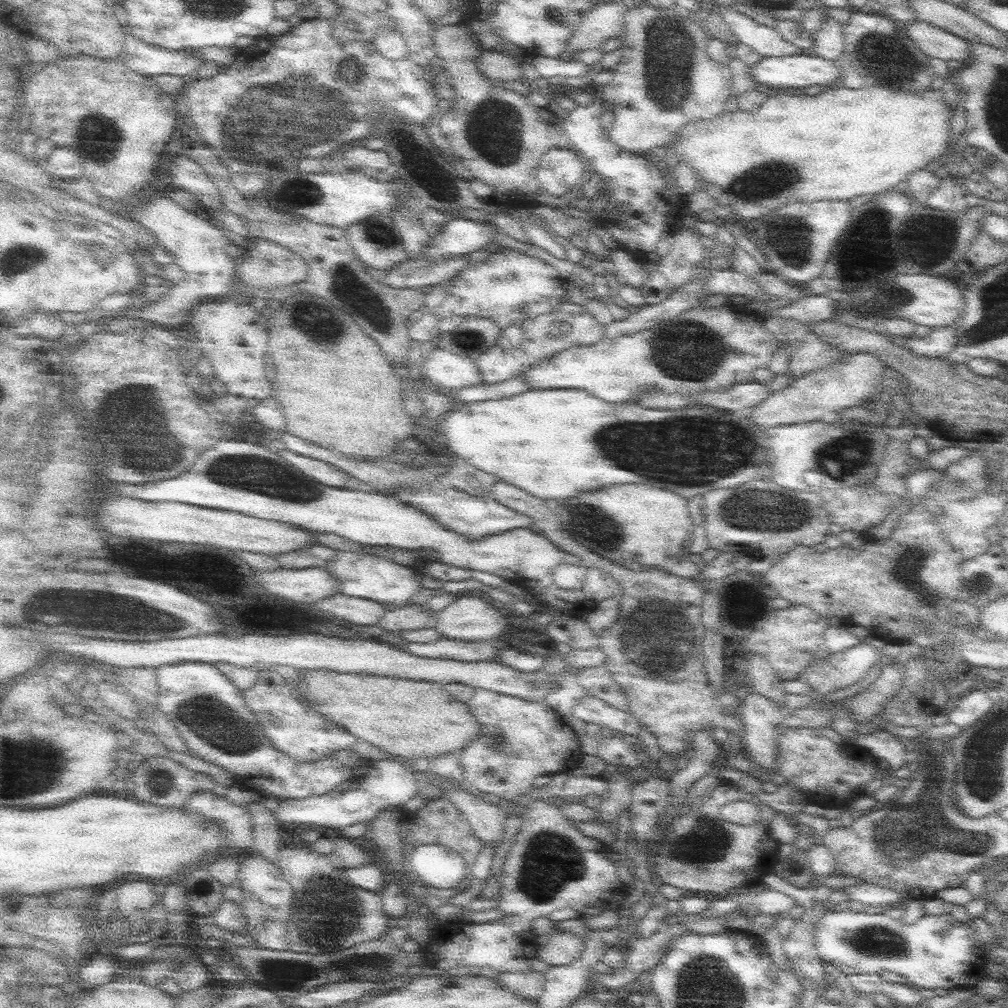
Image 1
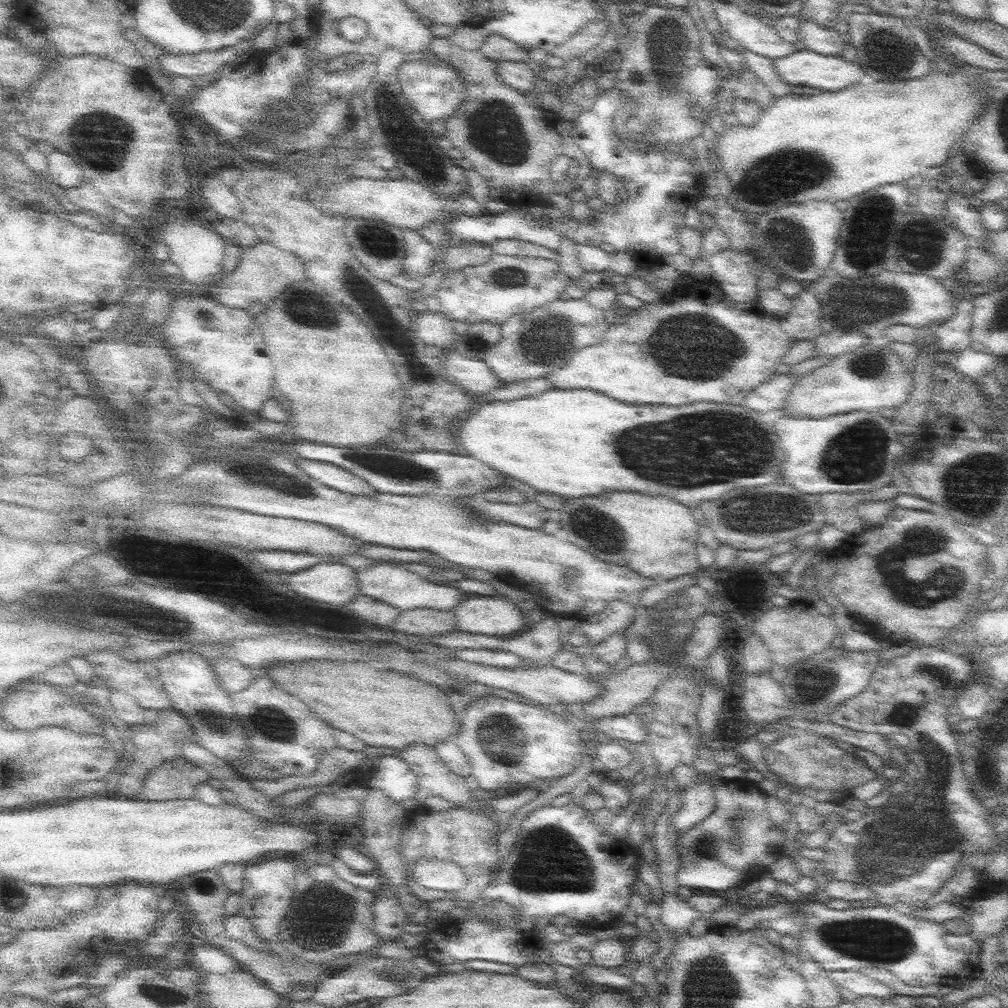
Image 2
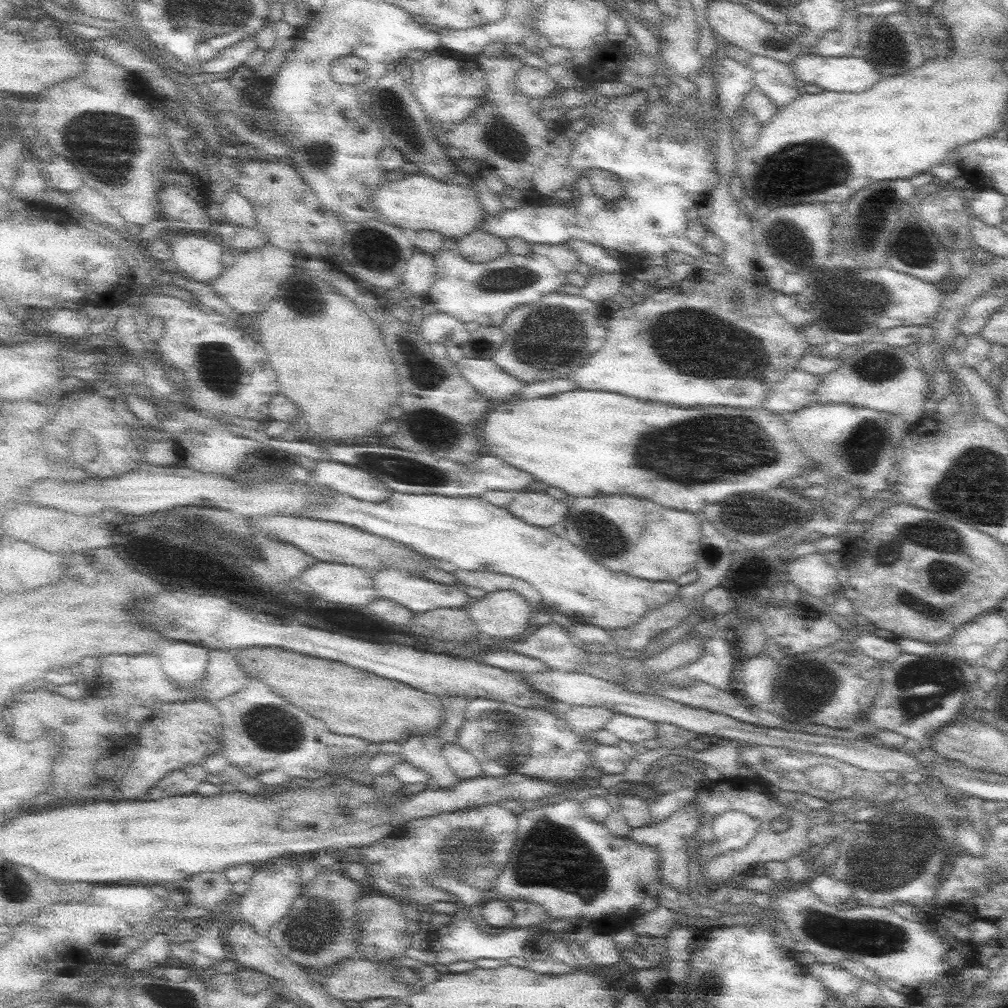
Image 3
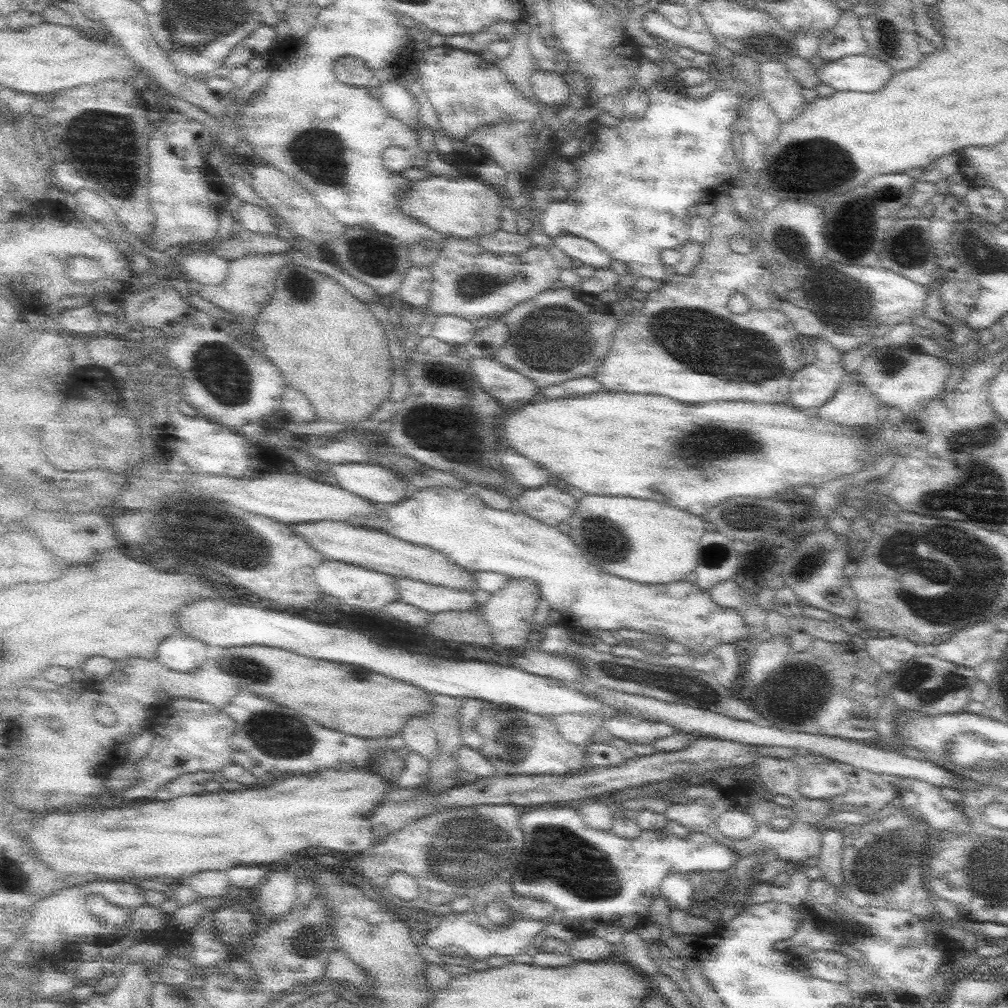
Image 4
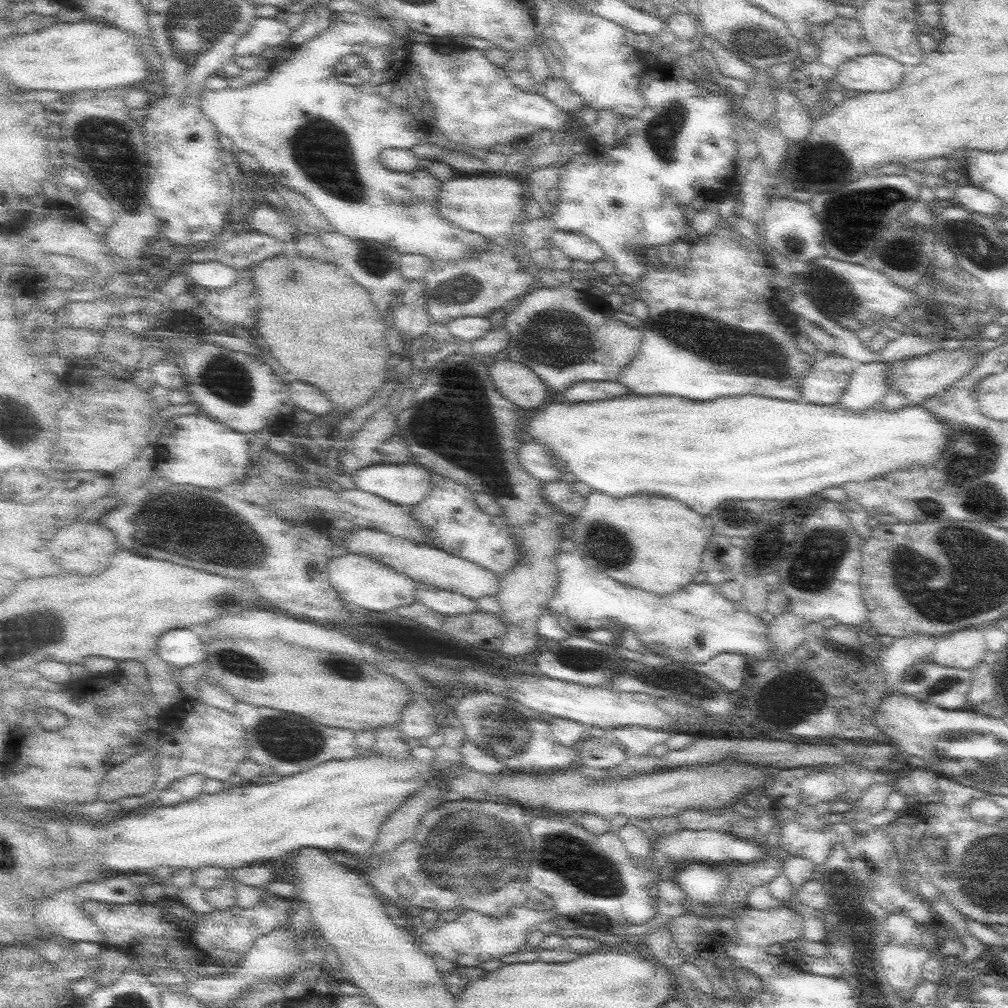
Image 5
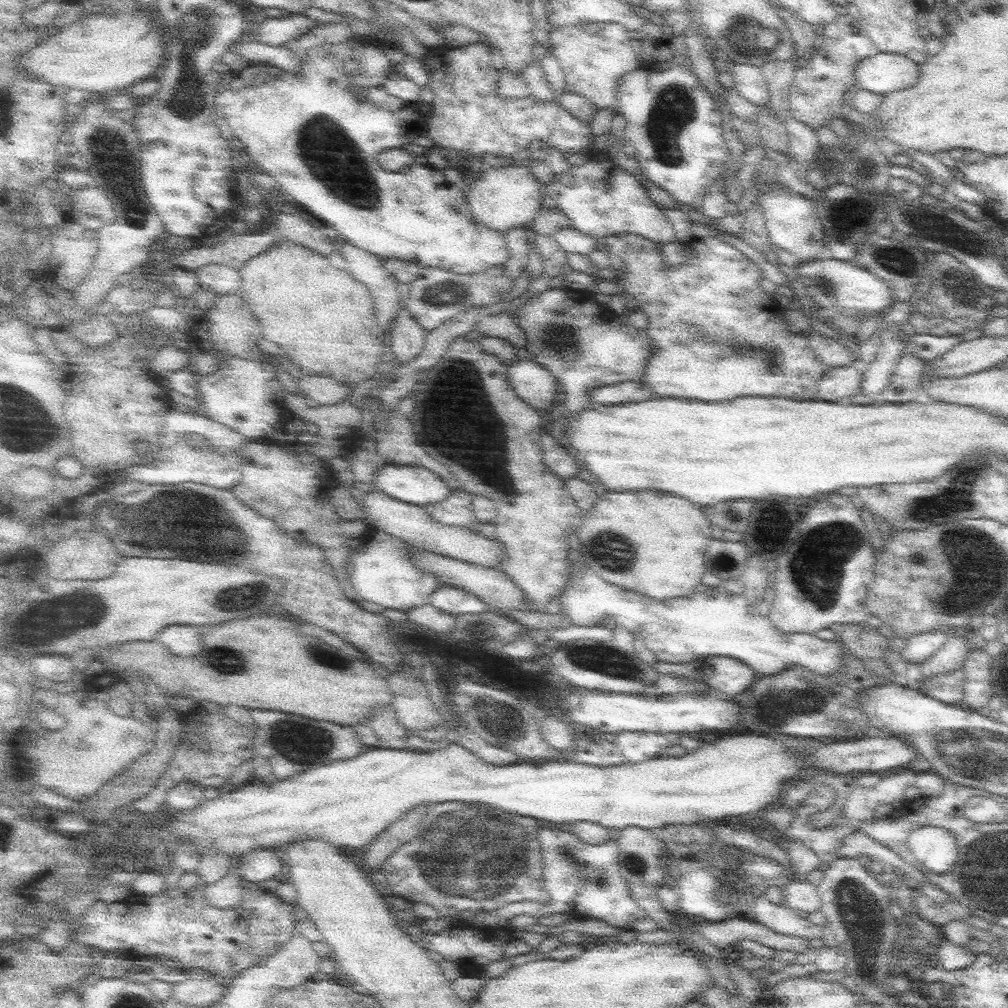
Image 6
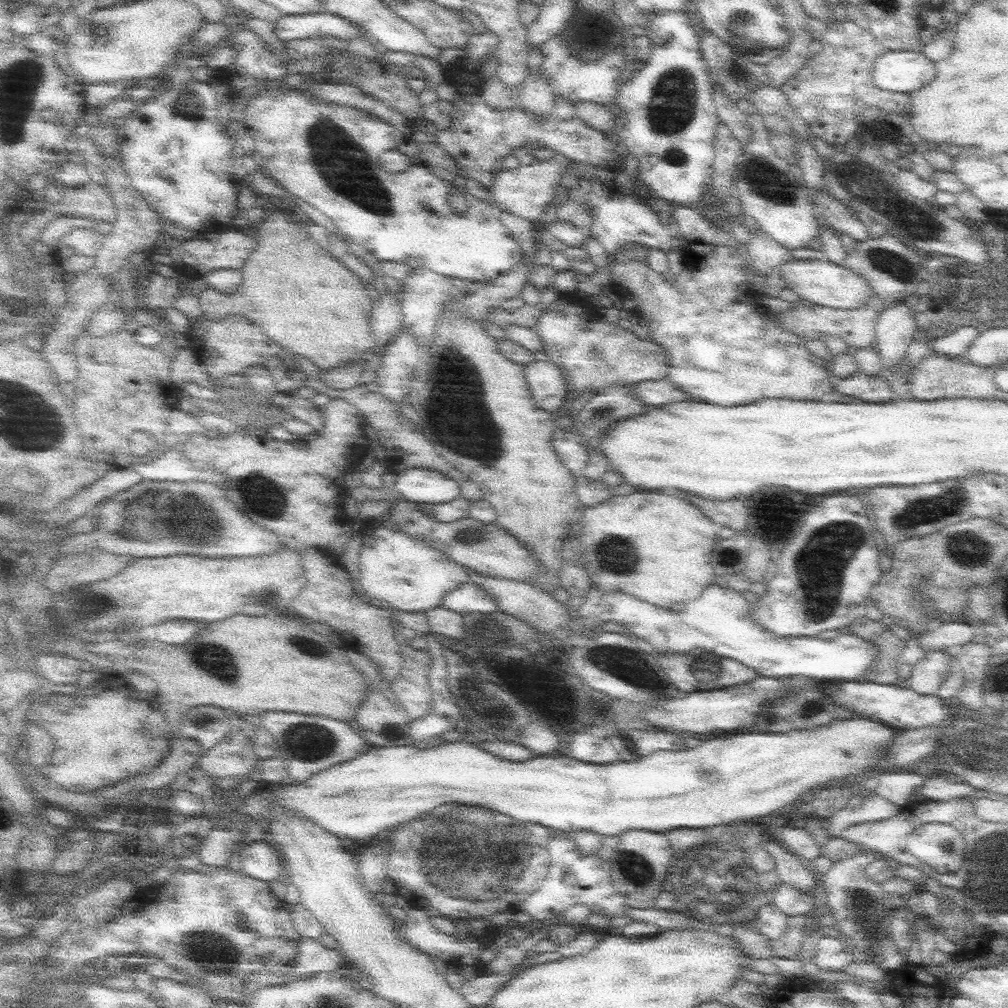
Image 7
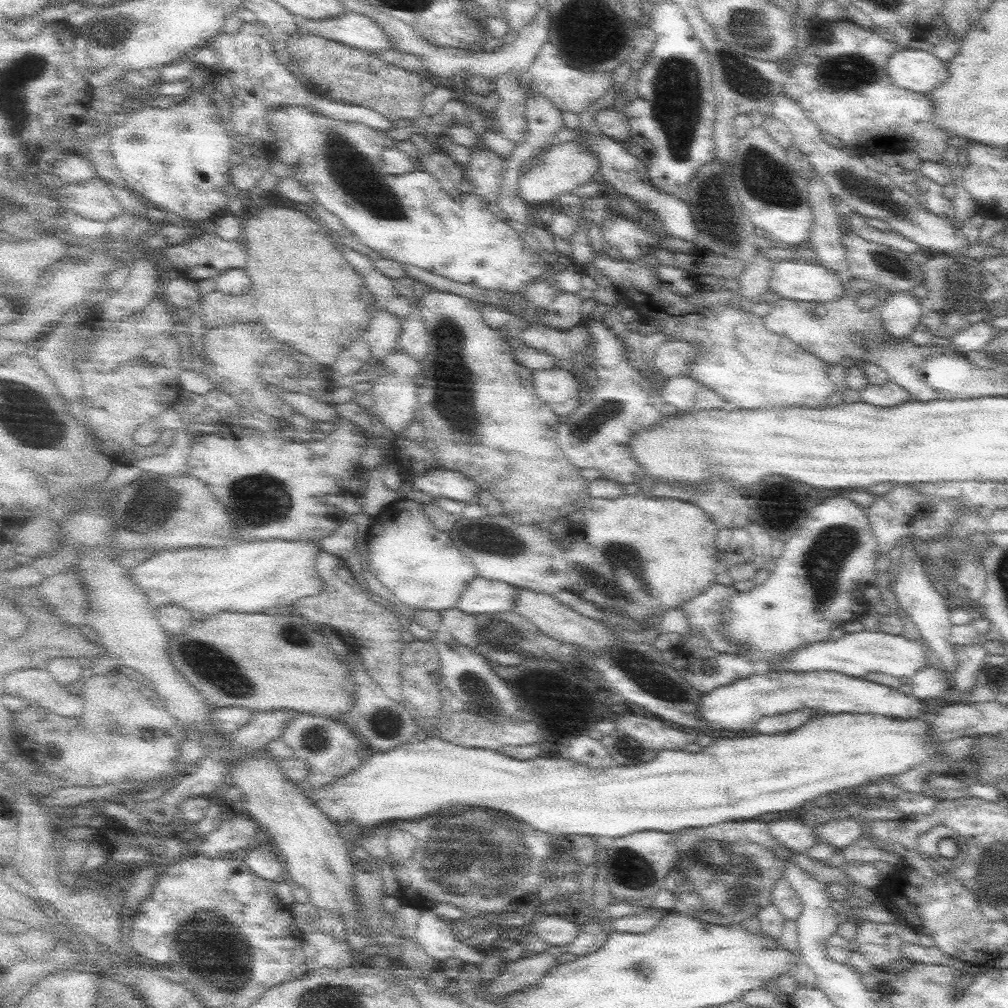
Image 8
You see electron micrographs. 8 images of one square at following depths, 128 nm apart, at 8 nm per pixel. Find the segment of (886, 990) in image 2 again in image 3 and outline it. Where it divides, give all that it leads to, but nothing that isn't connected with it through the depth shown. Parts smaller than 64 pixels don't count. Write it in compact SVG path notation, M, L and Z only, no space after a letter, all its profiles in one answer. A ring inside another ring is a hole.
M816 961L811 965L809 973L818 978L824 986L836 993L841 1000L847 1001L846 996L854 995L864 984L862 978L855 976L852 972L841 968L839 965L822 964Z

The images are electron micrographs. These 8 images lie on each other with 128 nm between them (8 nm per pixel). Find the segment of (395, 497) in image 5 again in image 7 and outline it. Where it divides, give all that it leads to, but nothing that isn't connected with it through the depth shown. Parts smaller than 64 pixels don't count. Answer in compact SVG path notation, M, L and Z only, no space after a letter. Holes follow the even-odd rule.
M412 467L395 473L395 481L391 486L404 499L419 505L450 502L461 494L461 486L454 478L429 468Z

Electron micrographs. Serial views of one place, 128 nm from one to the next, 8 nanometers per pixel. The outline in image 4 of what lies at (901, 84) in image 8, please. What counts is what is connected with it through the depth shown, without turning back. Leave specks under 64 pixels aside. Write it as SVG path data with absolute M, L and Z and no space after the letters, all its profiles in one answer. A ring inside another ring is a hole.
M865 53L828 62L815 70L815 74L822 86L832 86L836 91L876 92L894 72L882 60Z

